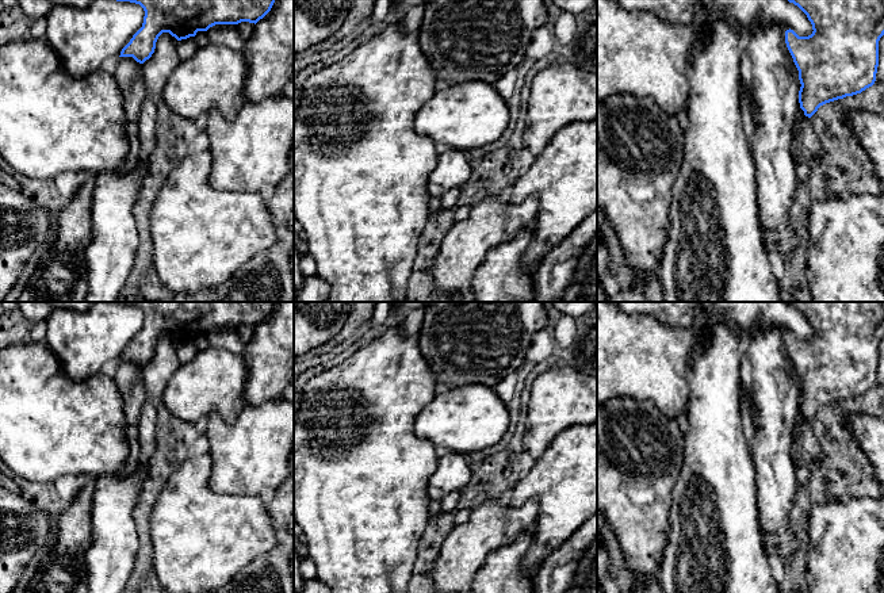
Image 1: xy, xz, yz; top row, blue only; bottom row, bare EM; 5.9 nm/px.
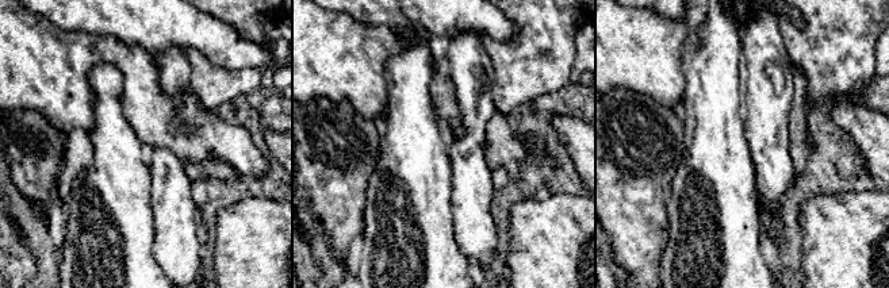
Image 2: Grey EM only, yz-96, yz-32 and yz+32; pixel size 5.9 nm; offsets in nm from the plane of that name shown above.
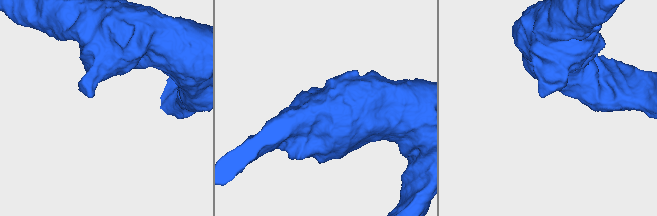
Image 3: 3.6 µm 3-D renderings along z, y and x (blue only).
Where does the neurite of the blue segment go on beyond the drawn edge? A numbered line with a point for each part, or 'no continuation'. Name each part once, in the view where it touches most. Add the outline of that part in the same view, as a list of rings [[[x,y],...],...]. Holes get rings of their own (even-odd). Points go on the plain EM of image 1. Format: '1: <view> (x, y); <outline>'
no continuation

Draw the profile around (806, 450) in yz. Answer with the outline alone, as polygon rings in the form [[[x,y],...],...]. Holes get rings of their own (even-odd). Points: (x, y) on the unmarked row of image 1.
[[[805,418],[793,426],[791,455],[795,468],[800,466],[811,467],[824,456],[823,449],[812,432],[811,422]]]

